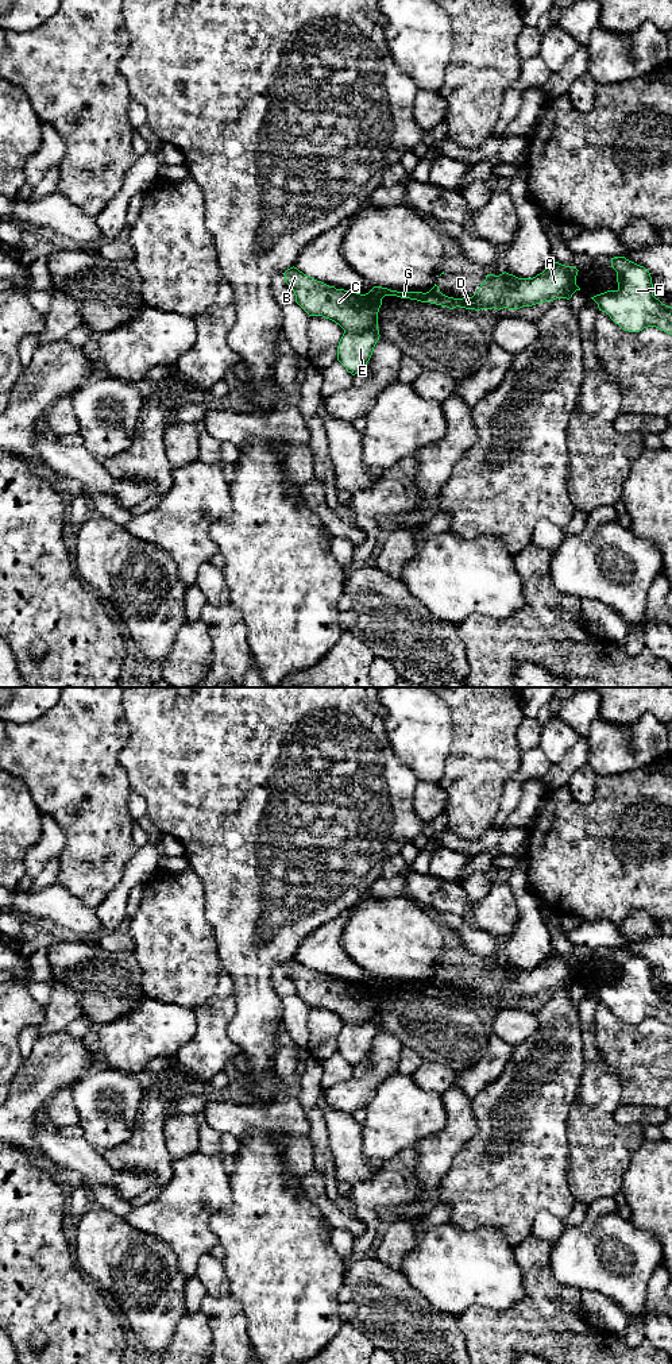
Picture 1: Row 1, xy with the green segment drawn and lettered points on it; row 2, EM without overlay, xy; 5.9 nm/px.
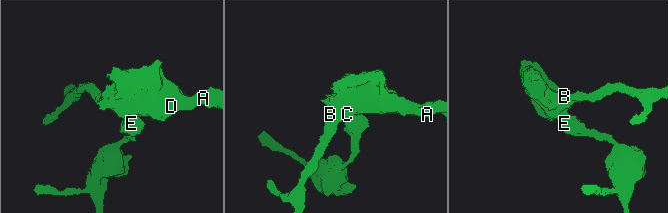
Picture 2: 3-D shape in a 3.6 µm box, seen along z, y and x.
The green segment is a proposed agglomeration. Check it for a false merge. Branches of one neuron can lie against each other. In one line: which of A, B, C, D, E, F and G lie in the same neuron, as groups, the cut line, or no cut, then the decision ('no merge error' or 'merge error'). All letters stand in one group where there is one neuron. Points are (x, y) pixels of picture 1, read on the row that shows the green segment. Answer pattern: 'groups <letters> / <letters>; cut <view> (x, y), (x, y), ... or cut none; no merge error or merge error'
groups A B C D F G / E; cut xy (344, 331), (378, 332); merge error

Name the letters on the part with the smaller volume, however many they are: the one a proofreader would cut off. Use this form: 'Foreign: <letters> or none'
Foreign: E

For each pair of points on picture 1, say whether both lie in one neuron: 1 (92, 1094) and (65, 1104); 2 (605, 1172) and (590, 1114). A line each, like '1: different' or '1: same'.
1: different
2: same

